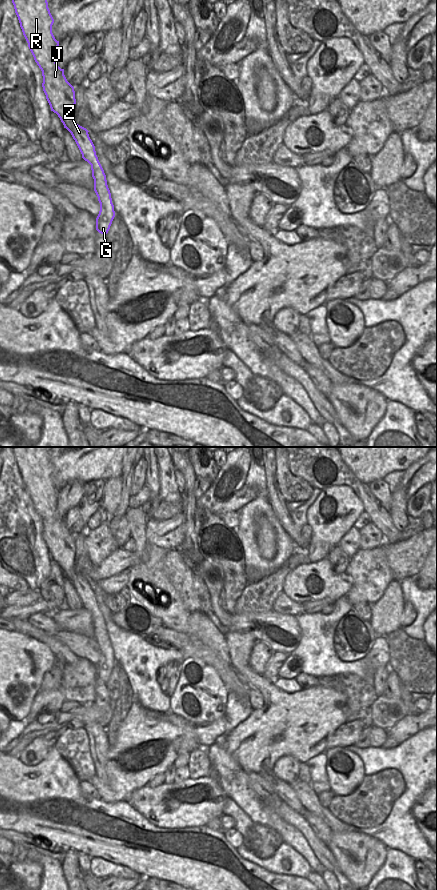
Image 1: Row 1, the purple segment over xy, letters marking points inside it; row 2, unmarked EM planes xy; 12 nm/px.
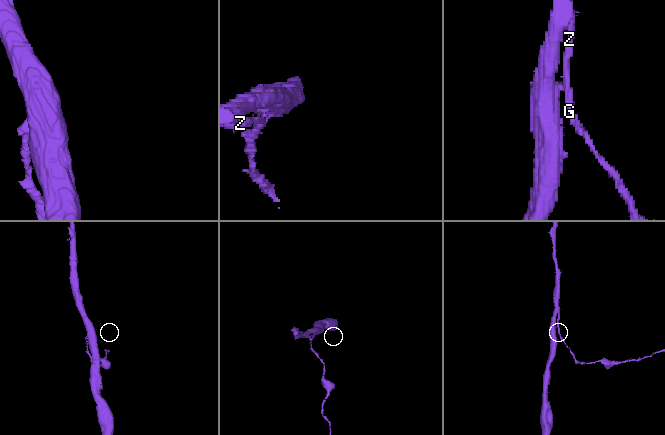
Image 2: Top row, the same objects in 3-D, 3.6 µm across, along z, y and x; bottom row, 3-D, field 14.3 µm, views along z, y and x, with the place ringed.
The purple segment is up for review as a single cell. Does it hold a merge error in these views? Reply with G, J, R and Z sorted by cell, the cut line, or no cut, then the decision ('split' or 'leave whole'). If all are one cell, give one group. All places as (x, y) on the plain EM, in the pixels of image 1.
G J R Z; no cut; leave whole

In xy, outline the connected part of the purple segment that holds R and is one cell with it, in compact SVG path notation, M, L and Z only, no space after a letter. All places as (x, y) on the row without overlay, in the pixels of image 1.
M12 447L12 451L28 495L42 519L42 535L51 559L58 563L75 588L82 606L91 613L94 639L100 651L96 678L105 684L115 665L114 653L89 579L74 568L75 539L67 529L64 517L56 511L59 489L52 481L54 467L47 447Z

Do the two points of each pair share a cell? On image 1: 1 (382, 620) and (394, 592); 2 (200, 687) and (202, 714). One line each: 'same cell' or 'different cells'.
1: same cell
2: same cell

